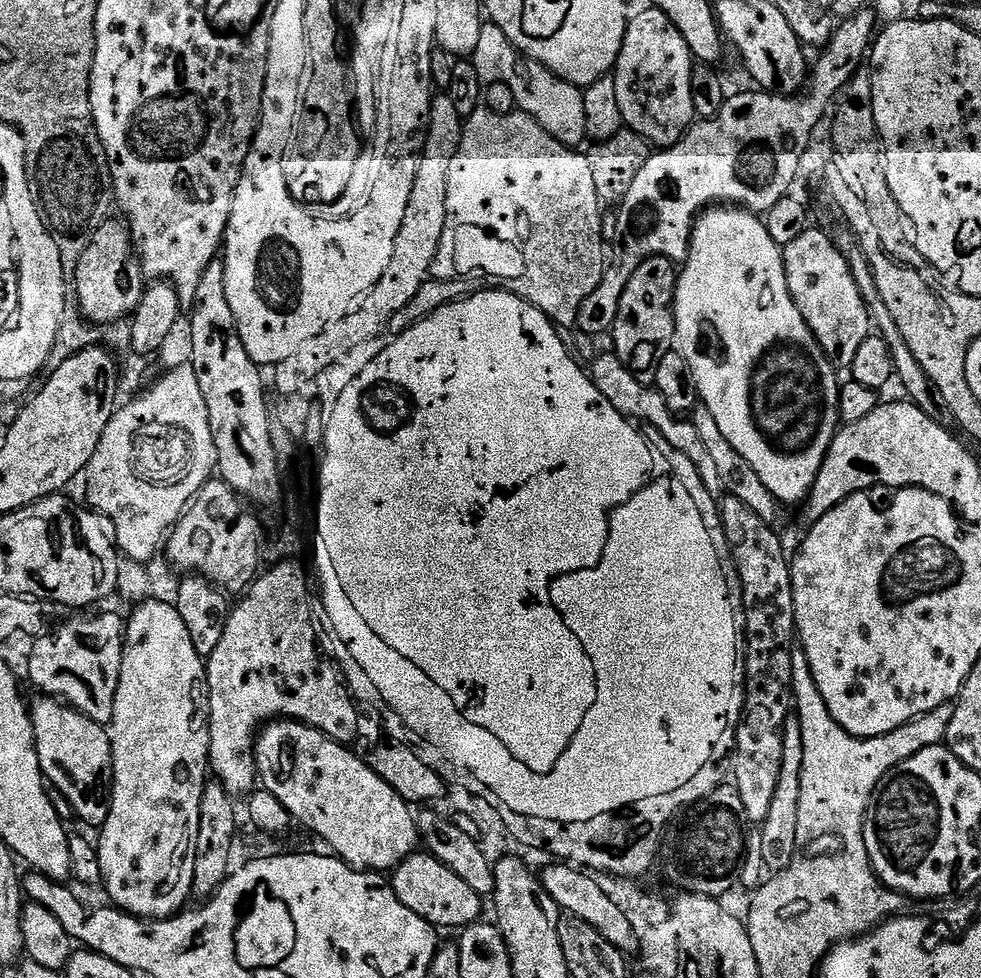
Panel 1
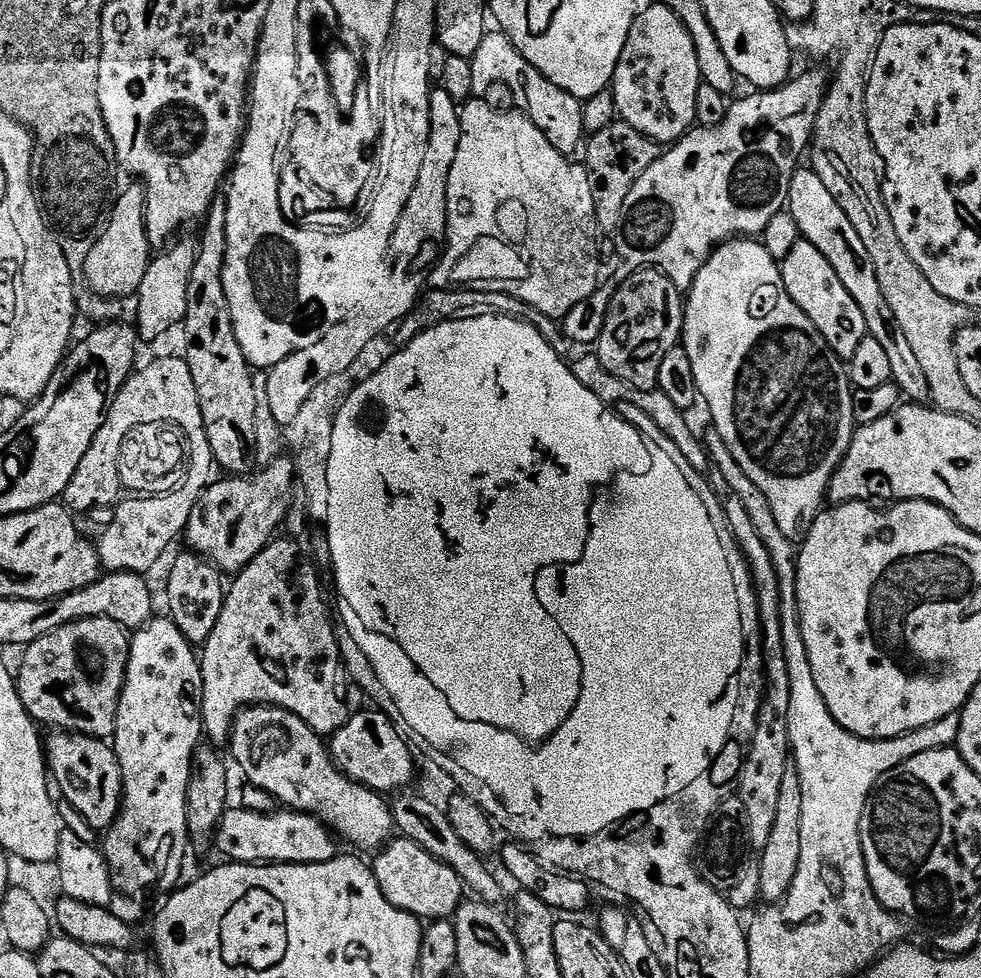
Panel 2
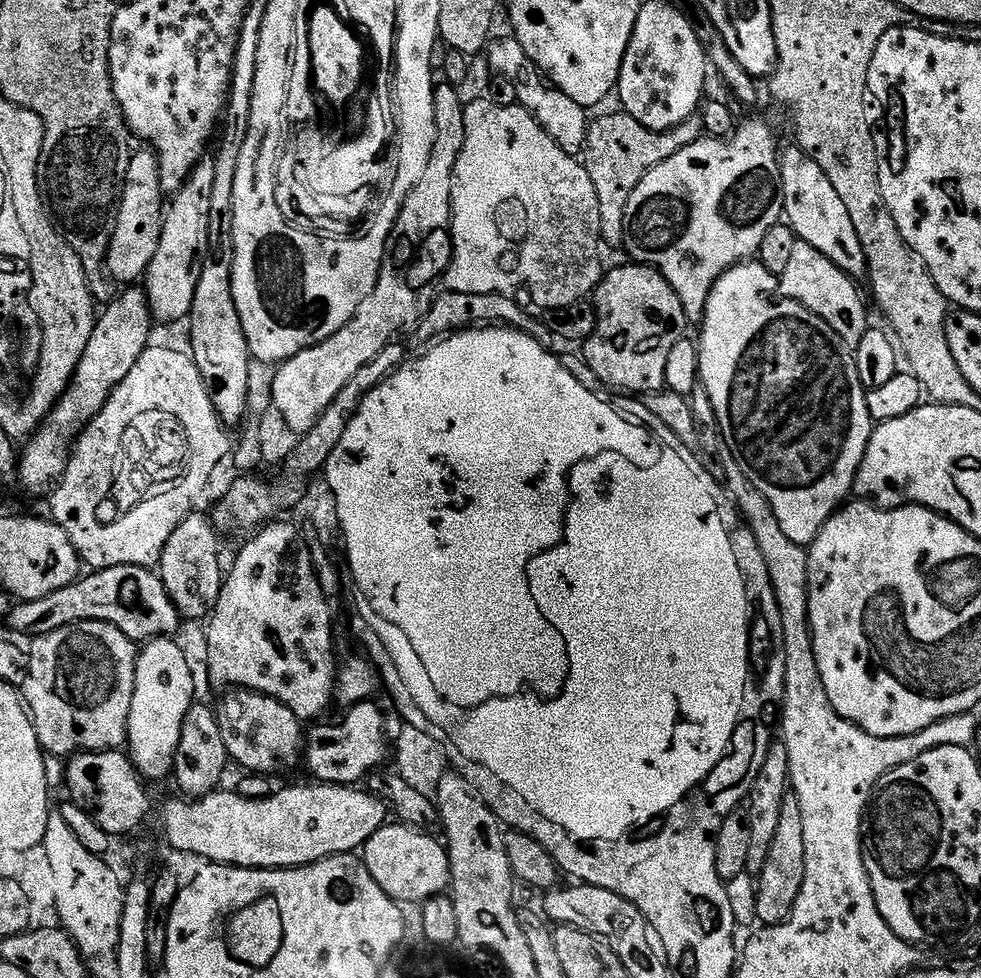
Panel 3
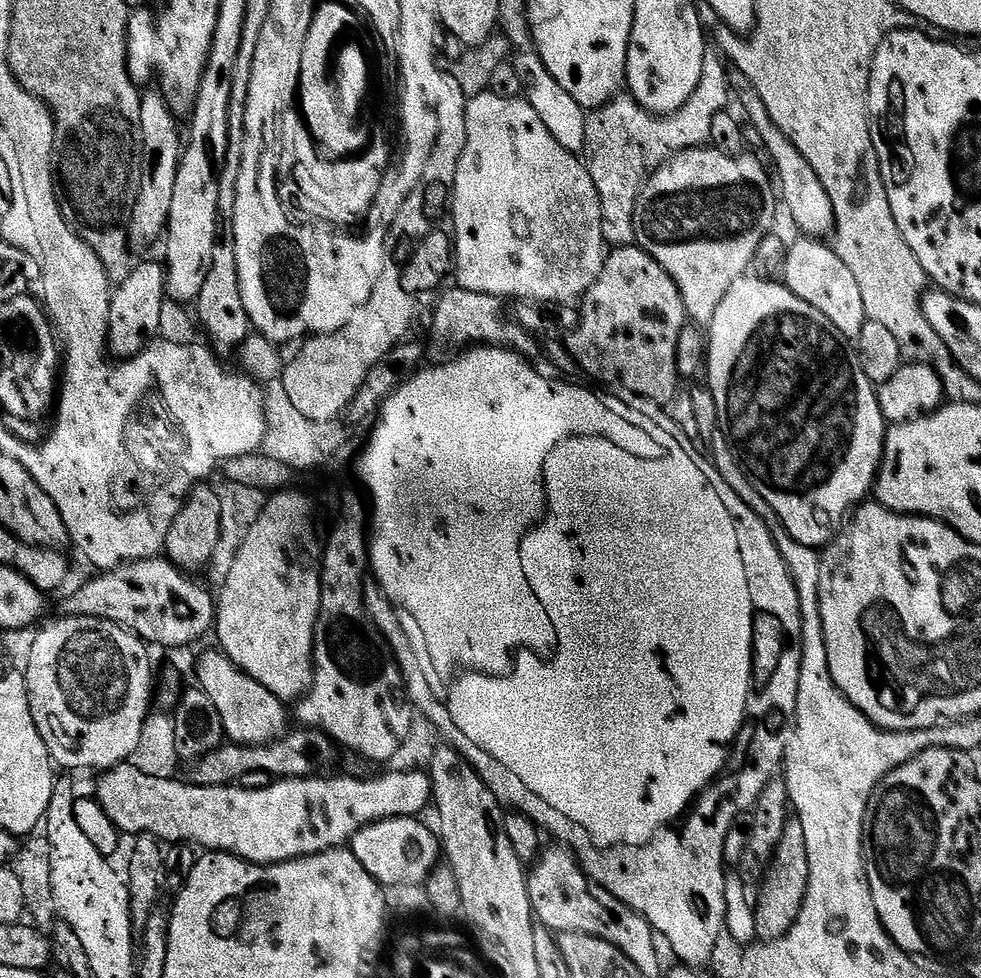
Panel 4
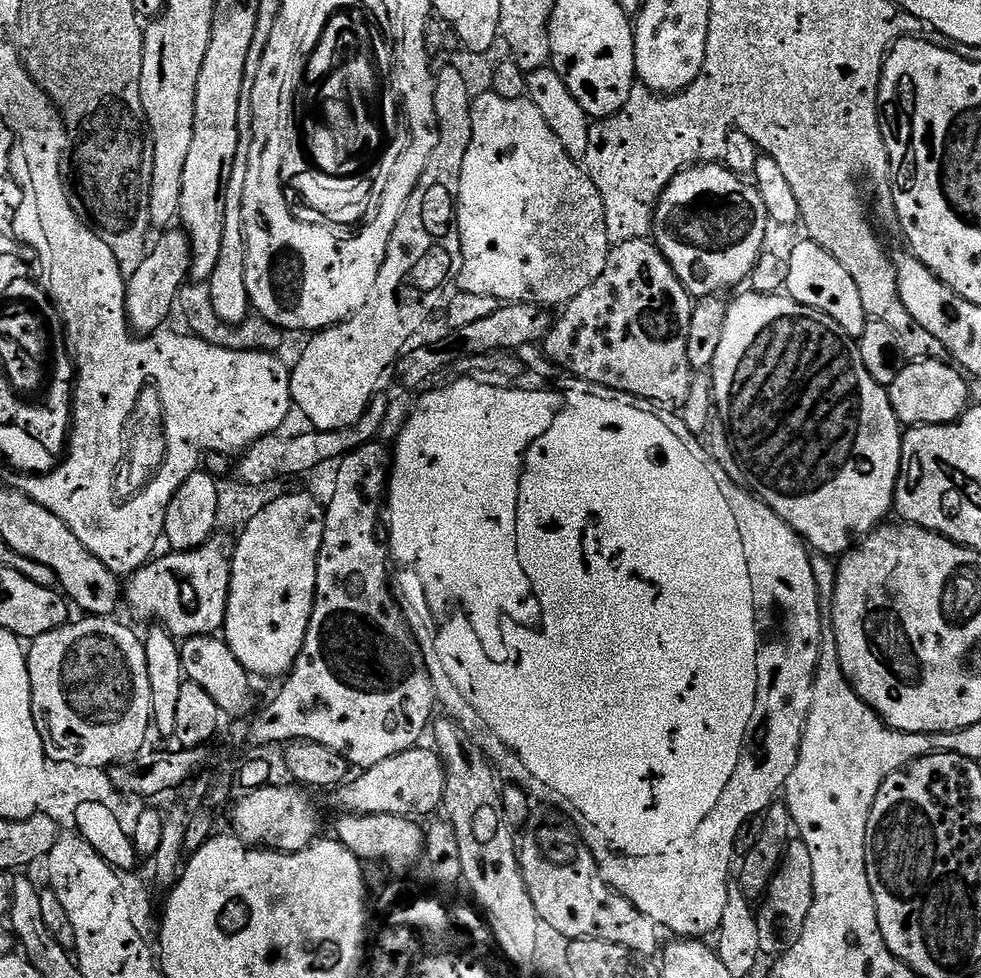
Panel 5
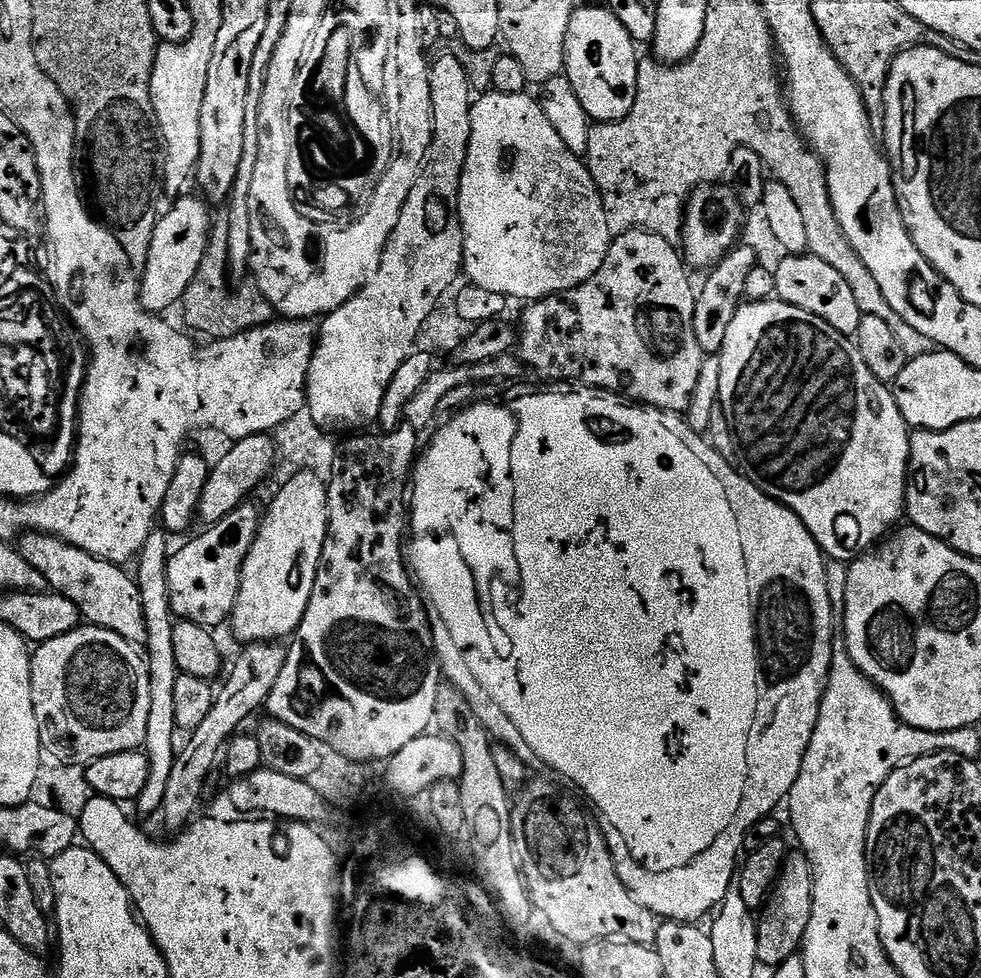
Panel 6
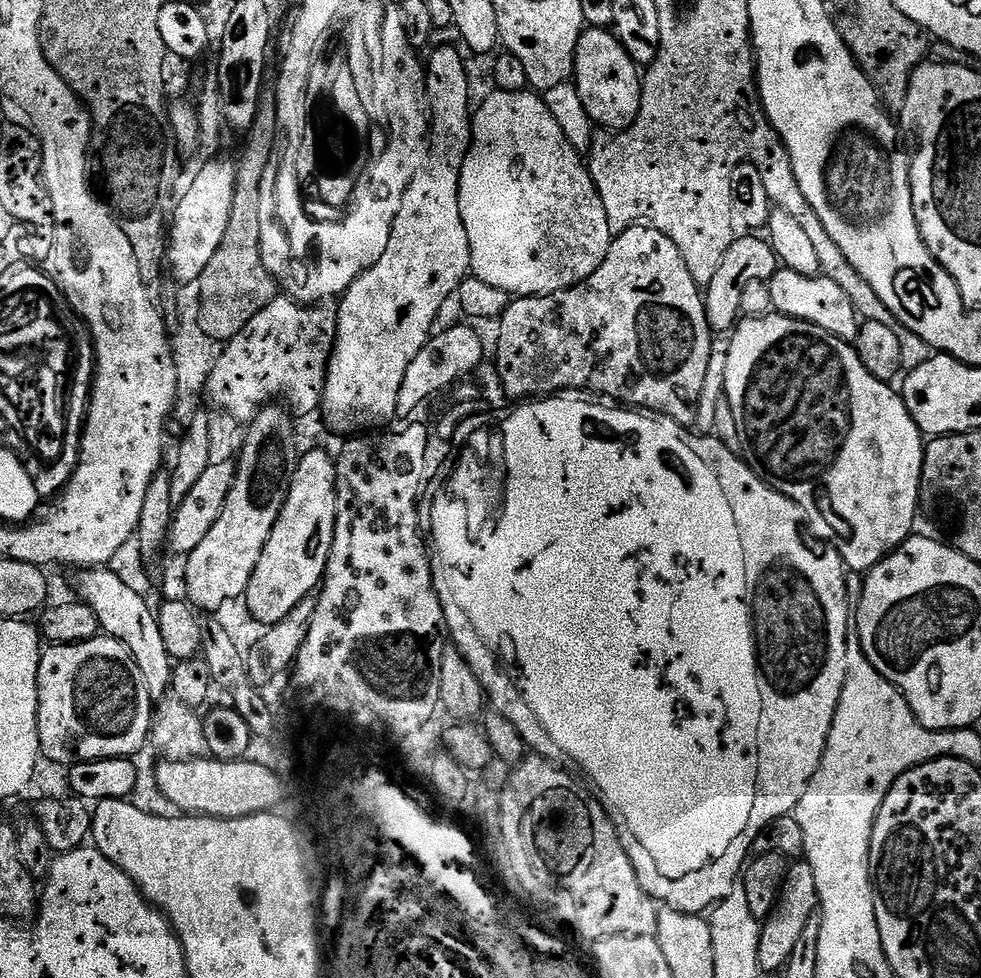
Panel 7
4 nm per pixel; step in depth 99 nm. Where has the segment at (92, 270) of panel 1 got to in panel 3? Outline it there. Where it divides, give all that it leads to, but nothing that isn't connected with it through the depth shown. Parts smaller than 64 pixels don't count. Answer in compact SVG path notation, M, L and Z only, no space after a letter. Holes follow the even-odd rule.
M133 151L130 158L116 229L108 247L107 273L124 286L135 285L139 281L136 279L139 276L141 279L147 273L150 262L154 262L154 253L158 251L158 242L162 238L164 225L166 193L160 181L160 163L155 152L144 151Z

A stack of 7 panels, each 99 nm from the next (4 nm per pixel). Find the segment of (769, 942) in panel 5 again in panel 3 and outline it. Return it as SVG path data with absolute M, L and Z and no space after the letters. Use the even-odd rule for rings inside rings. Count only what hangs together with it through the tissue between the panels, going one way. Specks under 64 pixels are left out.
M795 794L785 796L782 814L778 818L778 830L774 842L770 842L770 854L766 866L758 873L756 880L756 919L761 925L781 924L794 910L802 882L806 878L806 837L802 826L802 806Z

